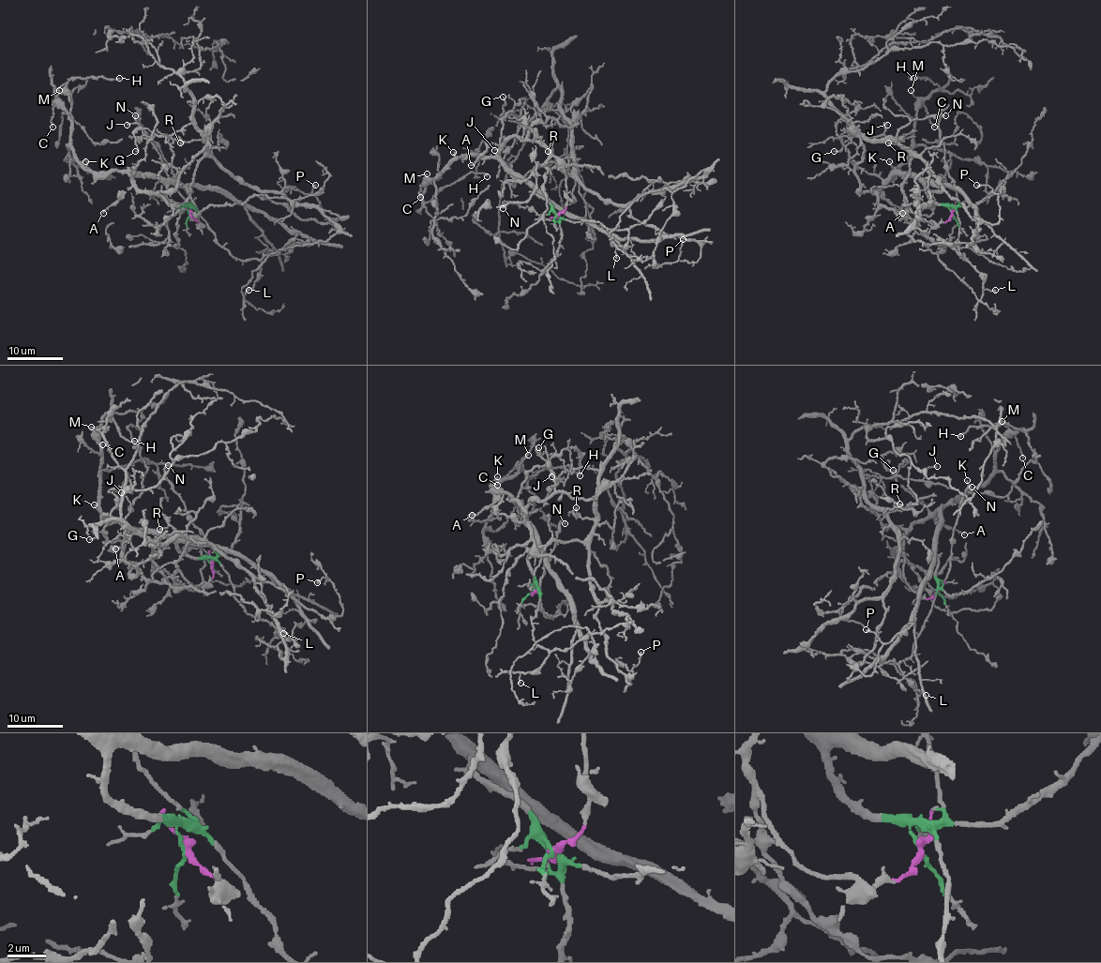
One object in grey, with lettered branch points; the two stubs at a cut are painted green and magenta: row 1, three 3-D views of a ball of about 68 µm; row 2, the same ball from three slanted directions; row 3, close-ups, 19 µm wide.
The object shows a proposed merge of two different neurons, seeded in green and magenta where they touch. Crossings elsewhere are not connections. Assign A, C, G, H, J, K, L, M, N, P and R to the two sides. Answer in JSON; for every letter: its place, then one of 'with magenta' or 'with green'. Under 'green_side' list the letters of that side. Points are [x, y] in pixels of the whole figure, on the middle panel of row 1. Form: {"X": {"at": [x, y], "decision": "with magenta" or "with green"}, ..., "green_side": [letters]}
{"A": {"at": [471, 165], "decision": "with green"}, "C": {"at": [420, 197], "decision": "with green"}, "G": {"at": [503, 97], "decision": "with magenta"}, "H": {"at": [487, 176], "decision": "with green"}, "J": {"at": [494, 150], "decision": "with magenta"}, "K": {"at": [453, 152], "decision": "with green"}, "L": {"at": [616, 258], "decision": "with green"}, "M": {"at": [427, 173], "decision": "with green"}, "N": {"at": [503, 208], "decision": "with green"}, "P": {"at": [683, 239], "decision": "with magenta"}, "R": {"at": [548, 151], "decision": "with magenta"}, "green_side": ["A", "C", "H", "K", "L", "M", "N"]}

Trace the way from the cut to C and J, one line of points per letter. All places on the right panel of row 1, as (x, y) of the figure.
C: (951, 213), (916, 177), (893, 173), (908, 157), (920, 105), (934, 127)
J: (951, 212), (922, 221), (904, 195), (910, 154), (847, 131), (881, 136), (887, 125)

